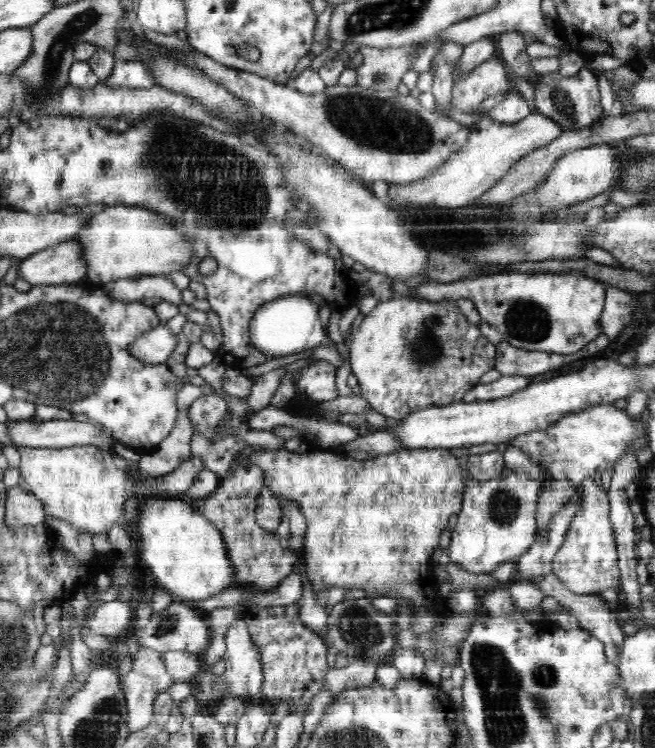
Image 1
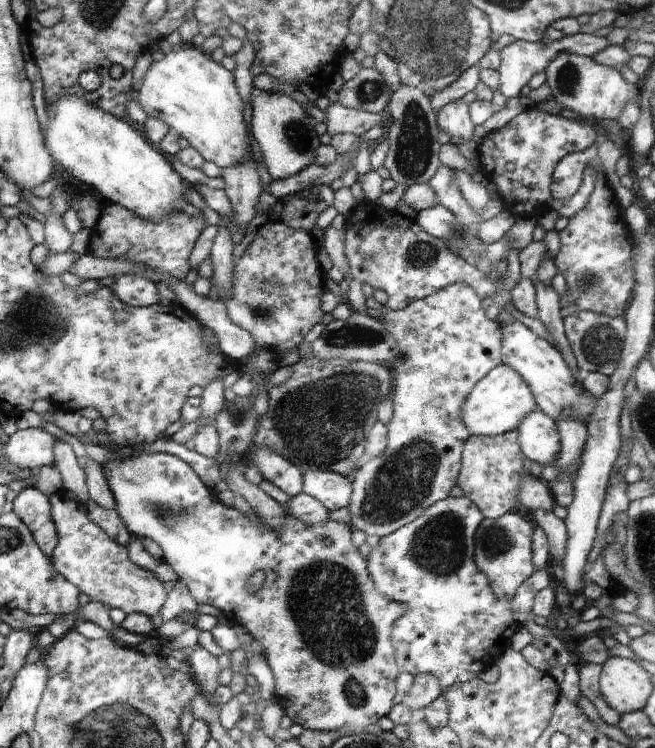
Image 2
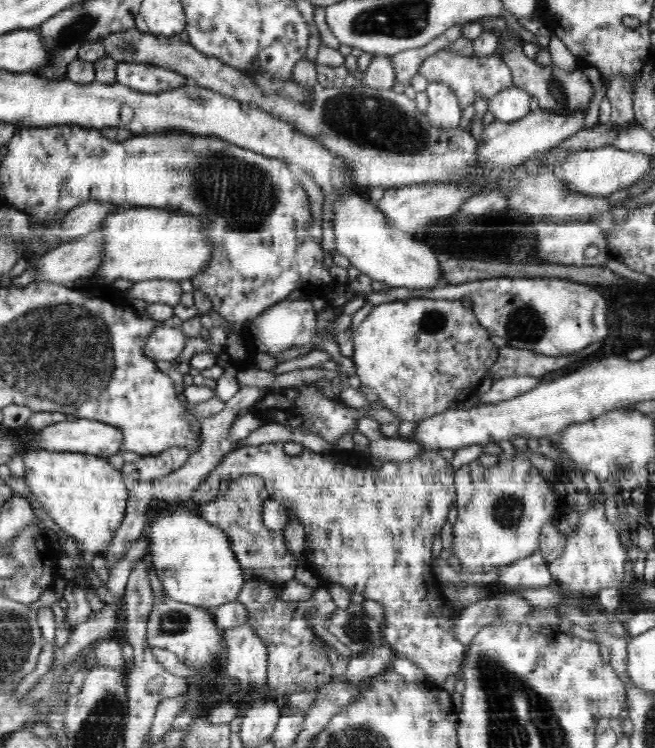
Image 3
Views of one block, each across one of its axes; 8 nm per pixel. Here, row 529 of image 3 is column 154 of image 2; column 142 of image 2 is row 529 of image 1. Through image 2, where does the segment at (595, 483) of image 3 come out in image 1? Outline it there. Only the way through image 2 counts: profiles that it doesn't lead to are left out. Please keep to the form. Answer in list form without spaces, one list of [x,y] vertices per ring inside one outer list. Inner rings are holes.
[[[592,477],[585,478],[581,484],[580,510],[572,518],[565,540],[552,564],[554,575],[574,594],[595,595],[608,588],[620,588],[618,545],[609,512],[608,493]]]

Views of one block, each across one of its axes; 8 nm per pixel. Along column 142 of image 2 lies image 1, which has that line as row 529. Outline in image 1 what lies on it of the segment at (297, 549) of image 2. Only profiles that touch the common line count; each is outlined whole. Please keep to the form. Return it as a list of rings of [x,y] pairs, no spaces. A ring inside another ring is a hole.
[[[505,467],[504,472],[493,479],[480,483],[468,482],[464,490],[458,522],[451,530],[451,542],[445,553],[449,561],[468,573],[492,573],[508,560],[518,559],[530,550],[539,532],[536,524],[536,502],[543,483],[526,473]]]

